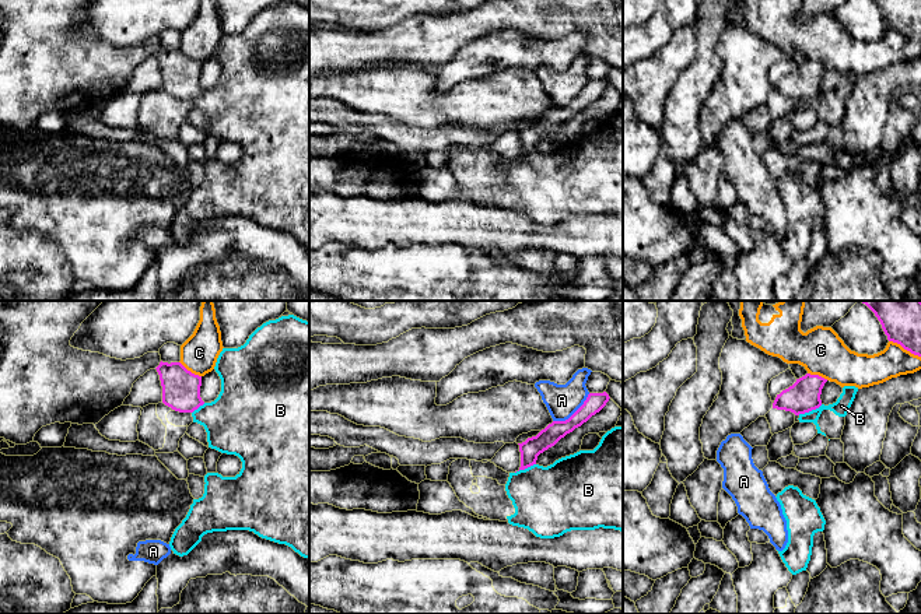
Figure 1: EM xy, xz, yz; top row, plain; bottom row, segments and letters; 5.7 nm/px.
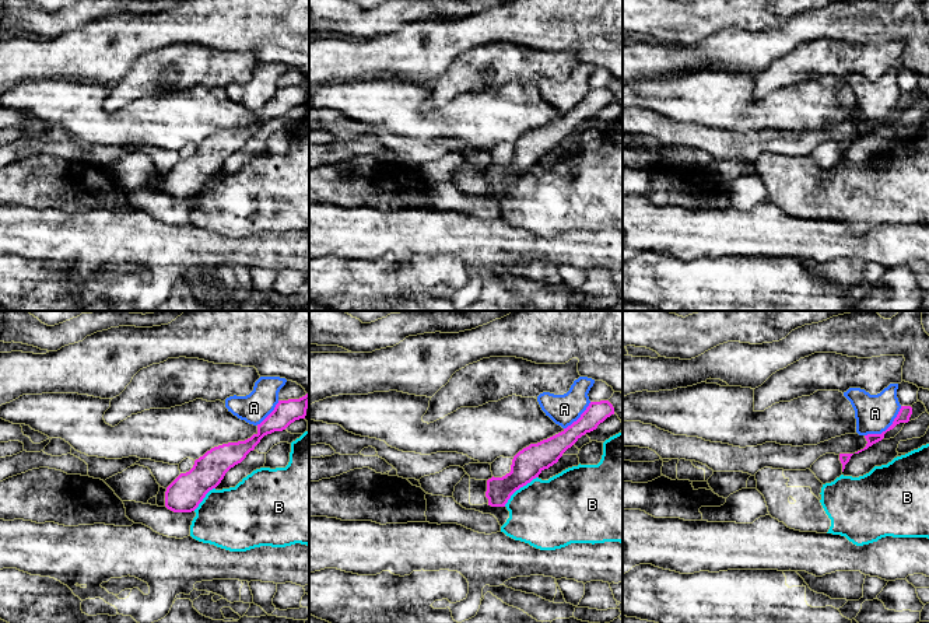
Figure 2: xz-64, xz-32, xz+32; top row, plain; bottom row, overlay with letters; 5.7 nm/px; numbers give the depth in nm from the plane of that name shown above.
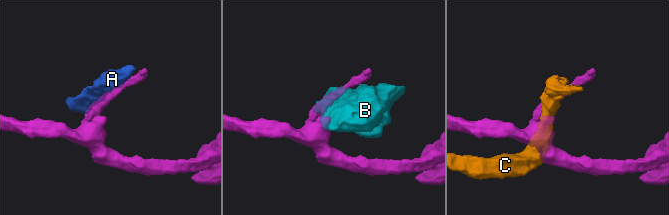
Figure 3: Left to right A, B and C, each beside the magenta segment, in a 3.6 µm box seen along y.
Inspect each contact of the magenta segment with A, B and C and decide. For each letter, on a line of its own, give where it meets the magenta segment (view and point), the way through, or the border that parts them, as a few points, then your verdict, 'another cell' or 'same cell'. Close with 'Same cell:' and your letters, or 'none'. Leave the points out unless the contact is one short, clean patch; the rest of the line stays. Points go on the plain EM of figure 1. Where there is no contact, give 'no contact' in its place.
A: contact xz (574, 100); border xz (589, 80), (567, 105), (553, 108); another cell
B: contact yz (809, 97); border yz (822, 91), (798, 101); another cell
C: contact yz (904, 35); another cell
Same cell: none

